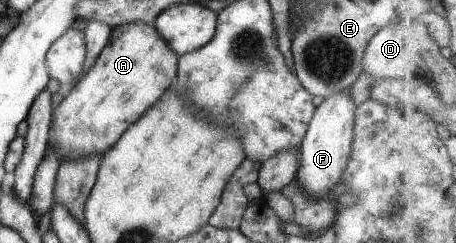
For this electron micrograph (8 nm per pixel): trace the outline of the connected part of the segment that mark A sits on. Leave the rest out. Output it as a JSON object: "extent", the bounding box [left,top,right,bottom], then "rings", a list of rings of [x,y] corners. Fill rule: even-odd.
{"extent":[48,21,178,162],"rings":[[[133,21],[110,27],[107,44],[99,51],[91,68],[70,88],[64,91],[60,104],[52,110],[48,144],[60,158],[59,162],[89,153],[100,156],[173,84],[178,56],[168,49],[151,24]]]}

